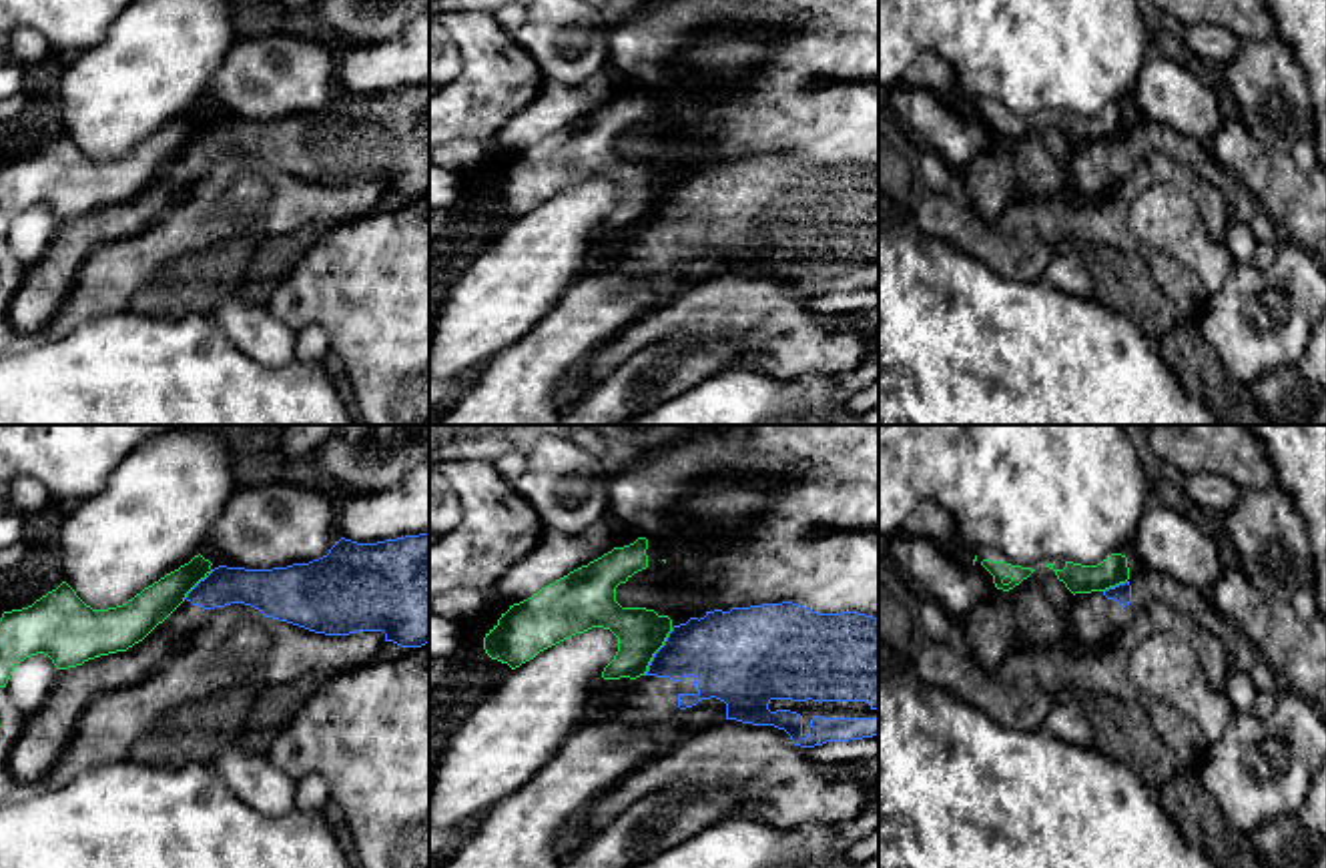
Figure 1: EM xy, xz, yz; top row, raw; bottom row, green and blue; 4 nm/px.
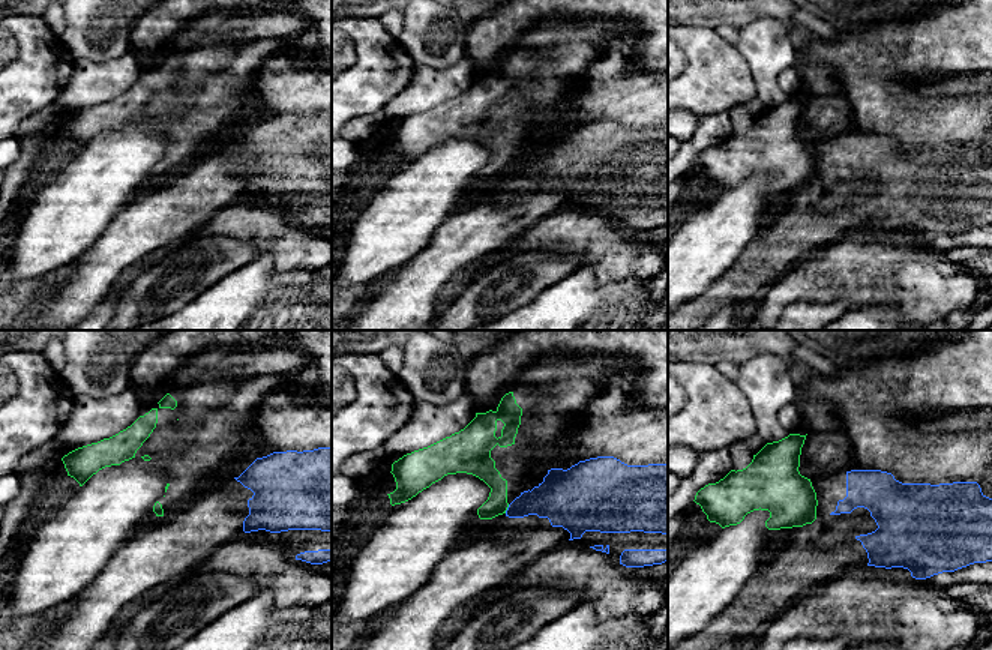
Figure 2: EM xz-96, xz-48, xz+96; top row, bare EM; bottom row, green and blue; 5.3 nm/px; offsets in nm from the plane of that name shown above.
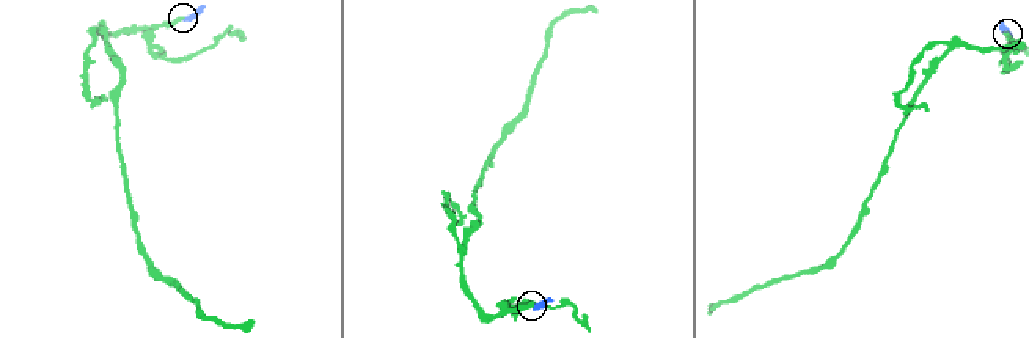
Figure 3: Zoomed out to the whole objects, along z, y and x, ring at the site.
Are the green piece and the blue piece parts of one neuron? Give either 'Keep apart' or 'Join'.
Keep apart

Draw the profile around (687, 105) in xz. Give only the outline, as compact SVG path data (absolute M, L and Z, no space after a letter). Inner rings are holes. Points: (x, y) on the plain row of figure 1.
M879 80L742 86L724 92L686 82L658 94L678 138L698 142L712 160L792 152L816 164L879 168Z

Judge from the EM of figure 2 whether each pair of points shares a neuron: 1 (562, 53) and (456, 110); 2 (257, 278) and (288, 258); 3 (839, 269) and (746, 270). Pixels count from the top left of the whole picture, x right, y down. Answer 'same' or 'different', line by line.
1: same
2: different
3: different

